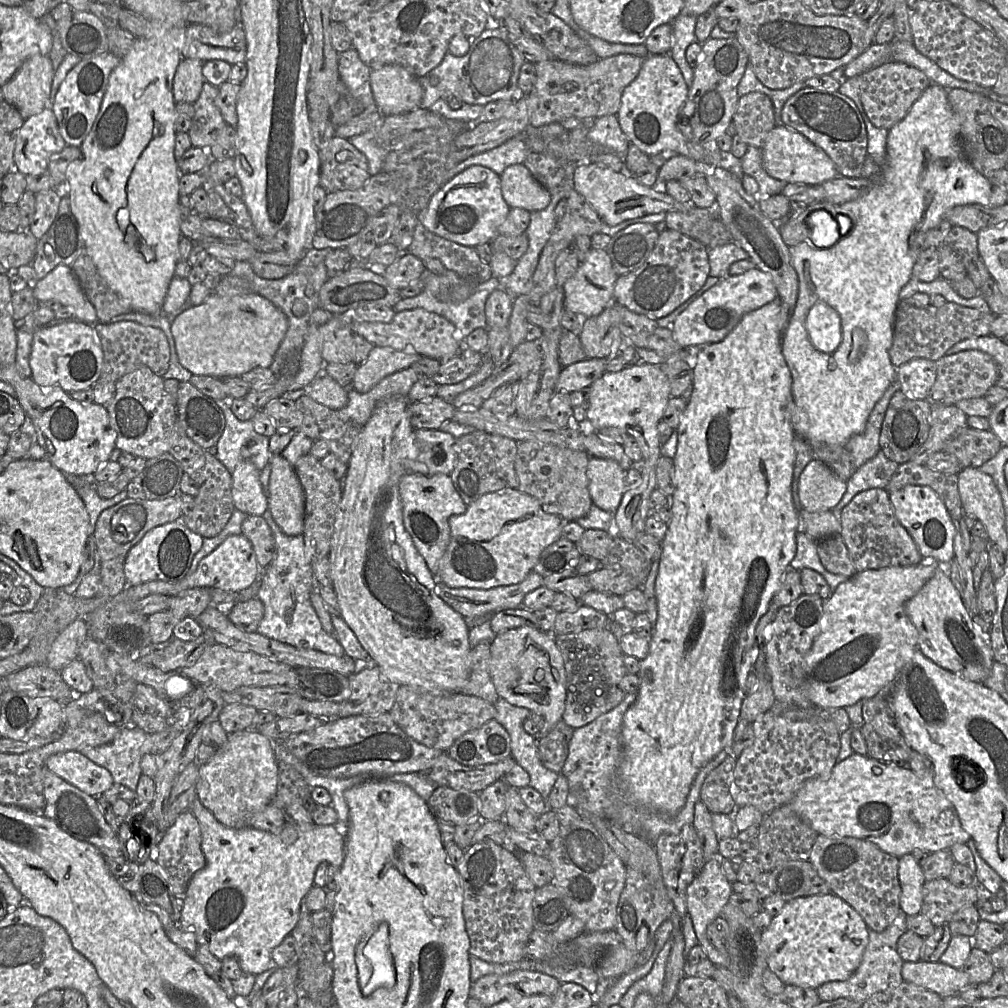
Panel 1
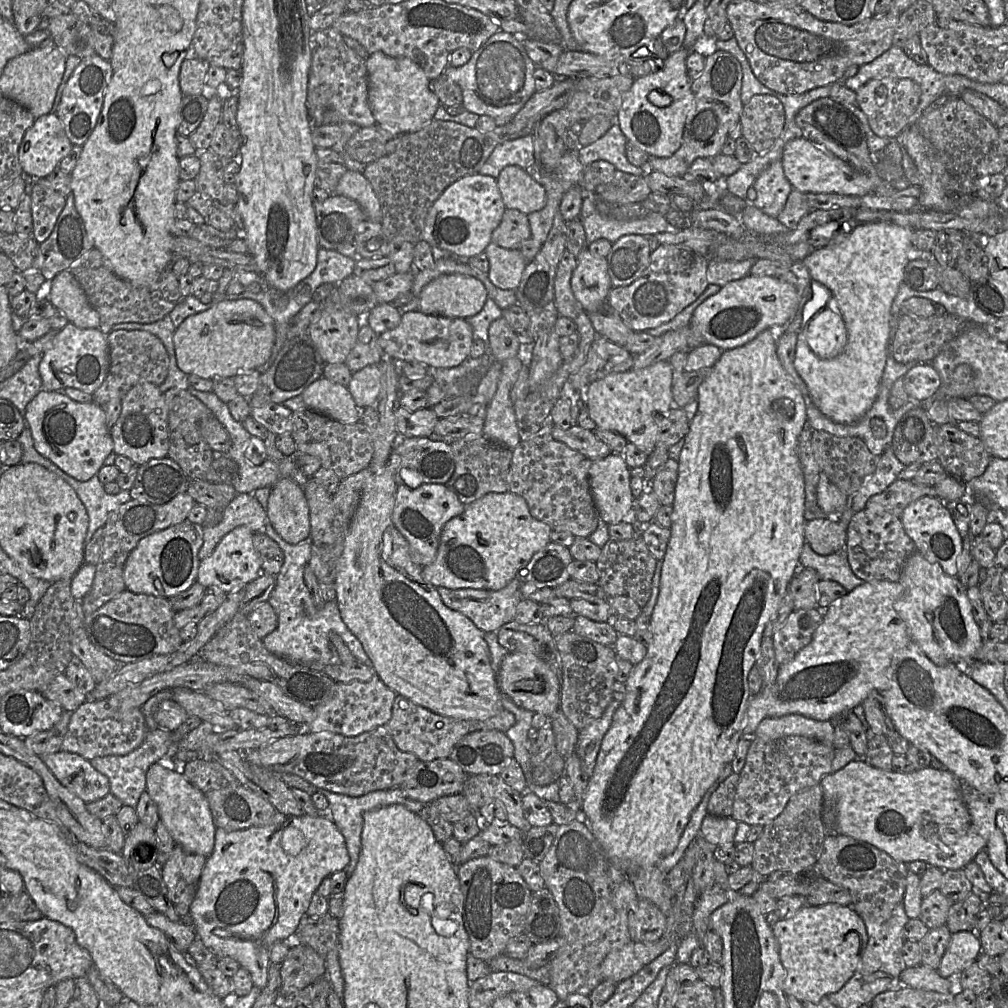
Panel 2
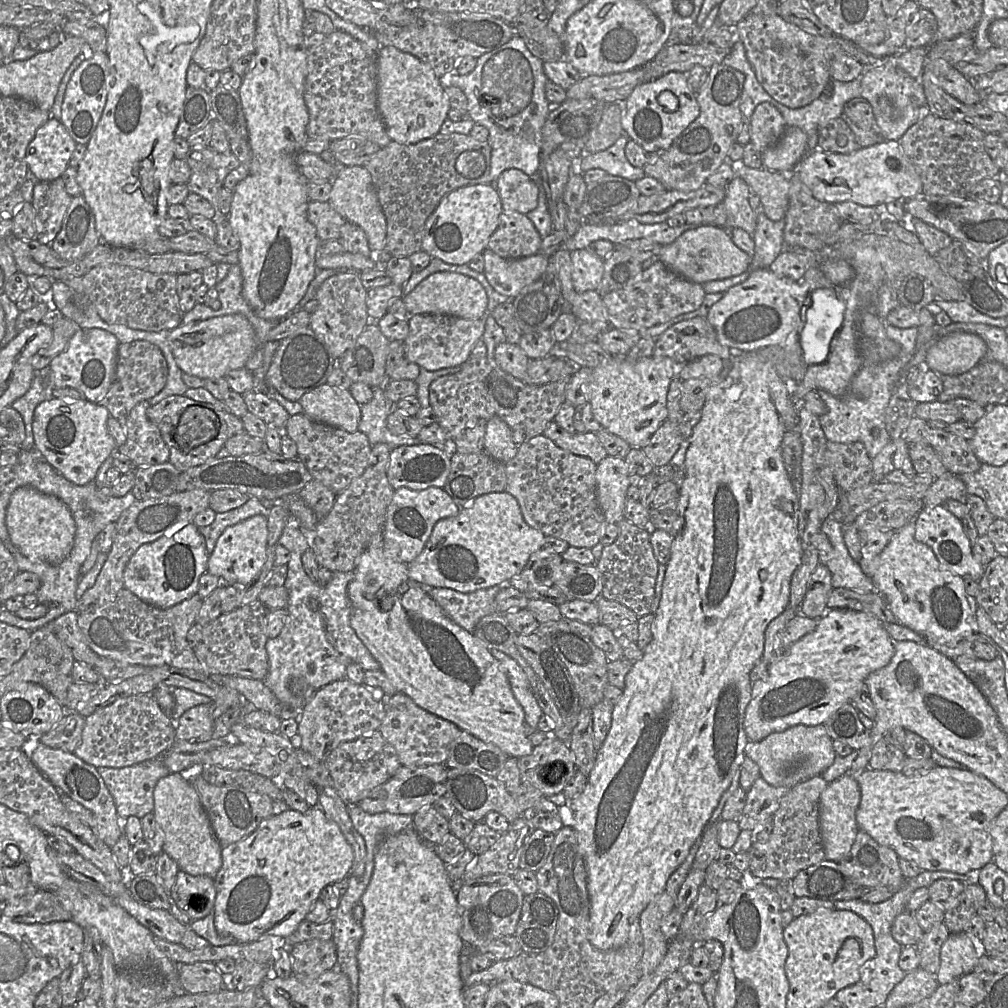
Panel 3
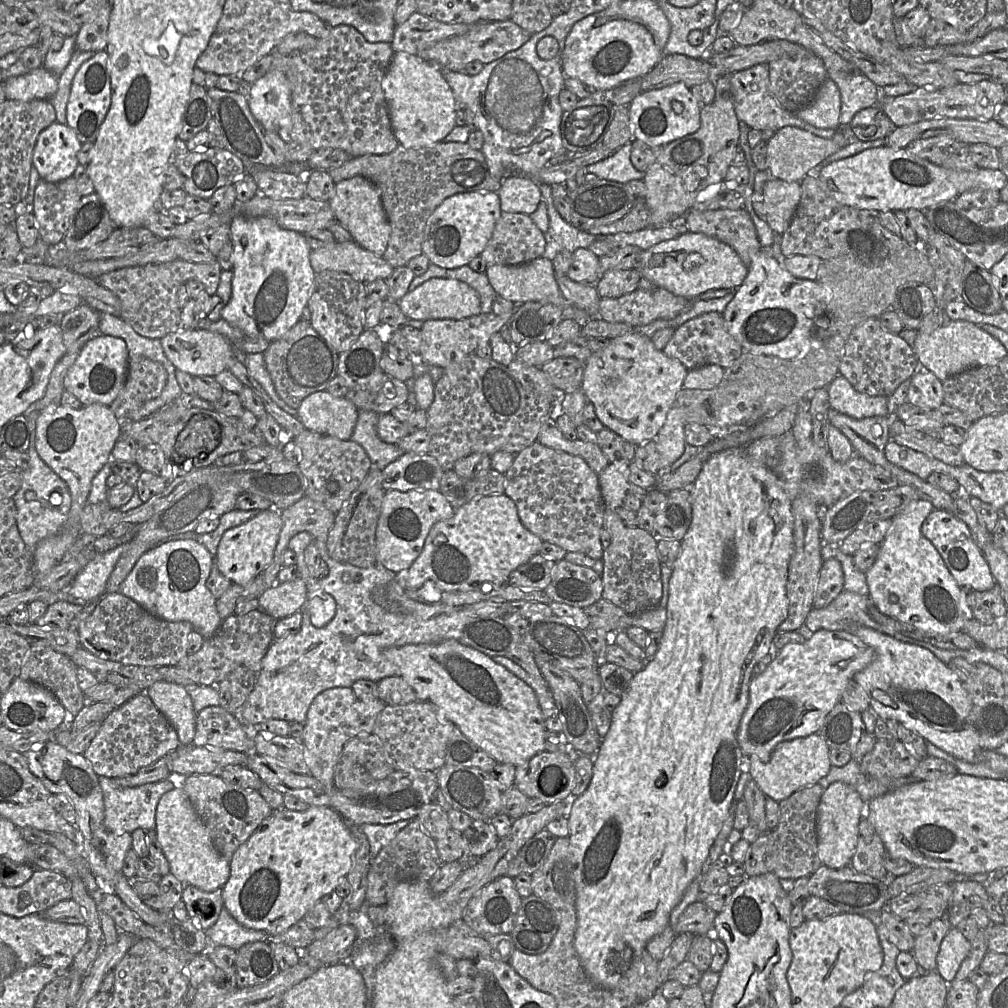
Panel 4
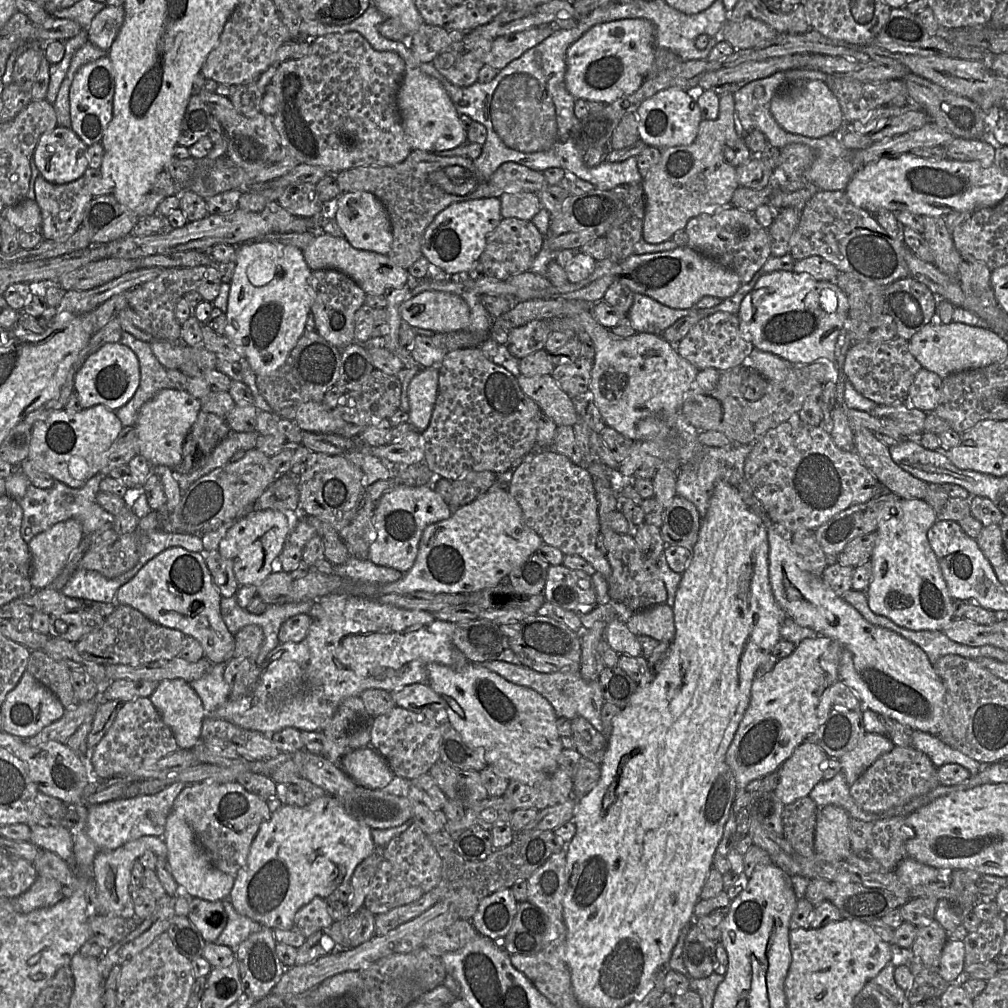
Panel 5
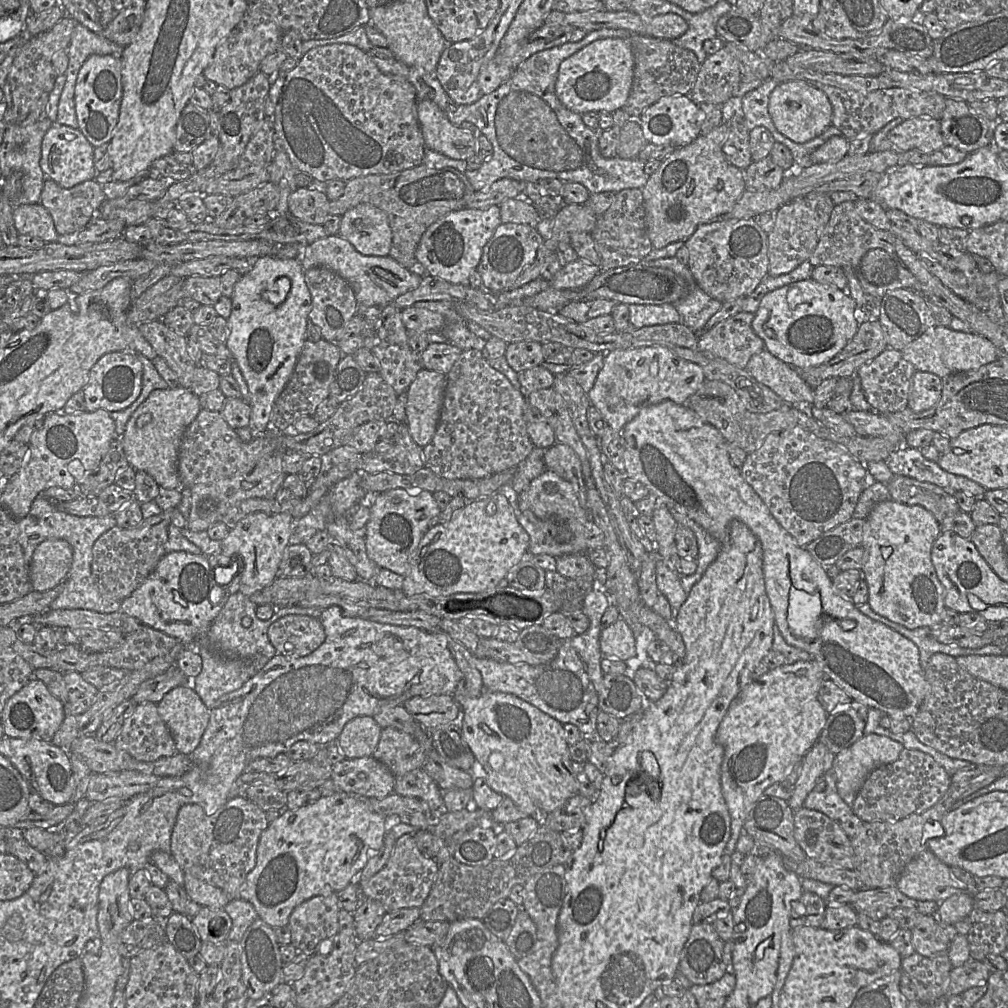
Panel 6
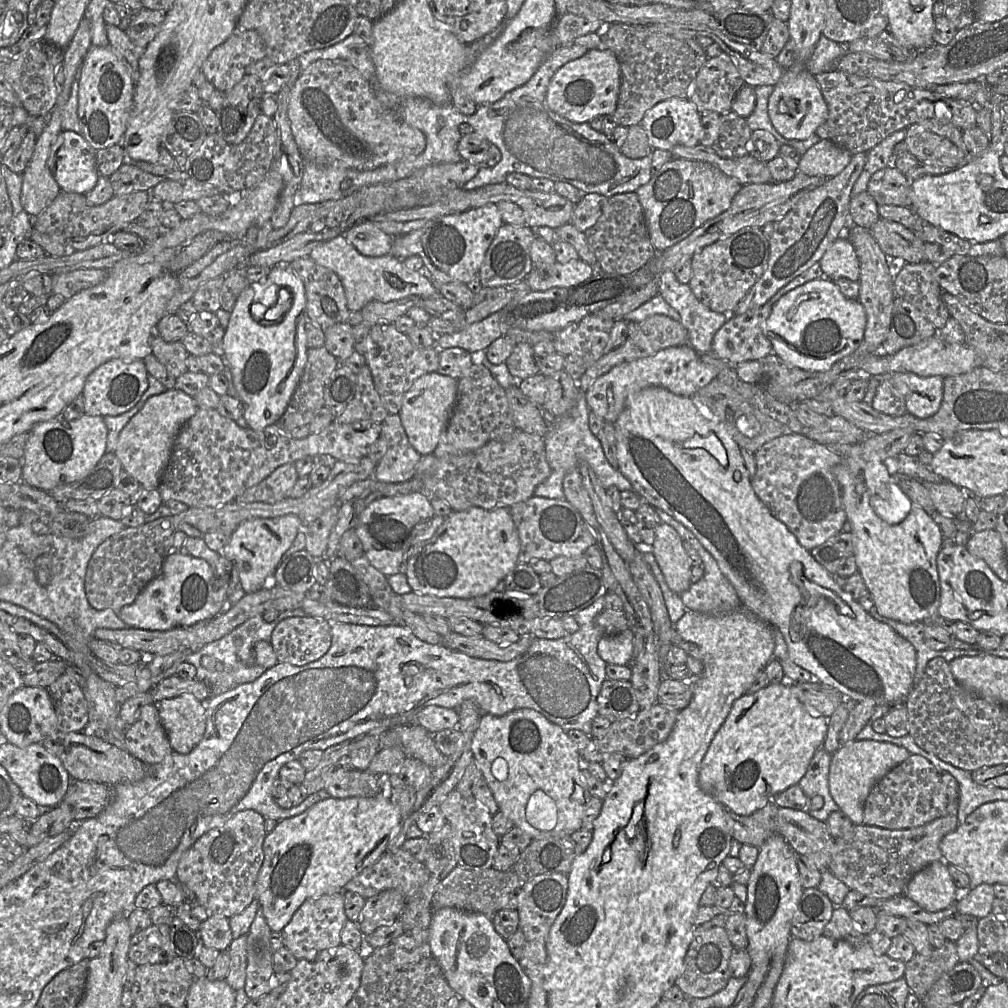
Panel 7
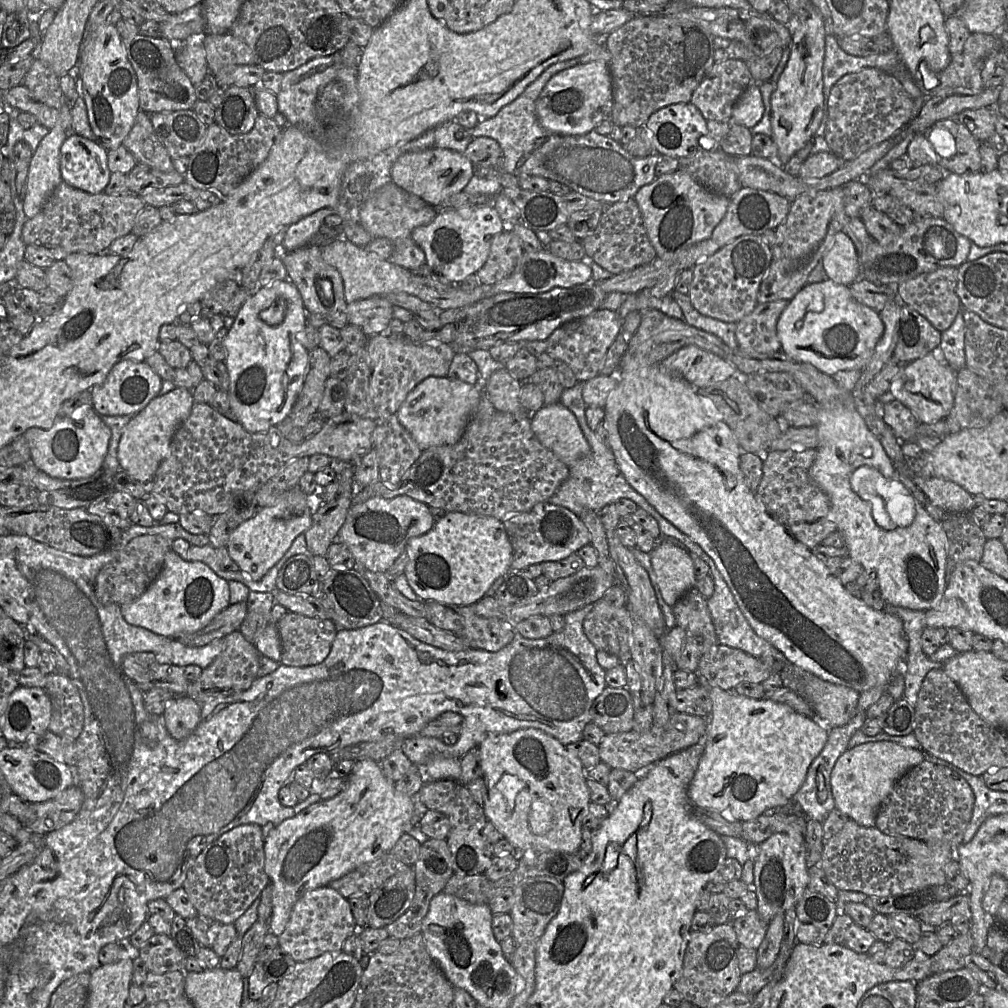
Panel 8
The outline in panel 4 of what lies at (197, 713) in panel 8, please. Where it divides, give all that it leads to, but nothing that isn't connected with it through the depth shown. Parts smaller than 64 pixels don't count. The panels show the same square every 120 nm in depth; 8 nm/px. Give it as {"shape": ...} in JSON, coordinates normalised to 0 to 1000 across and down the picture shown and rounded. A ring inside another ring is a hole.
{"shape":[[[157,676],[144,688],[174,722],[180,740],[191,740],[194,706],[183,681]]]}

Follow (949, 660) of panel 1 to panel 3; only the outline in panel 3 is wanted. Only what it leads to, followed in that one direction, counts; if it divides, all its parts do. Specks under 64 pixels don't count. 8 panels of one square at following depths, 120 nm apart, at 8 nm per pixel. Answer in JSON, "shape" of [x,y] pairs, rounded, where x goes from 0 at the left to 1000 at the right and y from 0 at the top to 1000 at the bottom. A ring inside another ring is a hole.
{"shape":[[[907,516],[888,527],[877,546],[862,560],[860,571],[865,575],[868,586],[878,593],[891,617],[916,631],[919,636],[940,638],[969,627],[968,614],[959,594],[956,574],[935,562],[925,545],[908,535]]]}

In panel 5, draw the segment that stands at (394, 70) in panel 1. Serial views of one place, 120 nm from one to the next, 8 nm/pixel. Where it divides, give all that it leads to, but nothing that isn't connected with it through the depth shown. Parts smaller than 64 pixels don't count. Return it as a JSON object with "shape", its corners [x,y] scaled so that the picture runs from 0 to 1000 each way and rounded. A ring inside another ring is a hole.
{"shape":[[[403,67],[394,91],[394,105],[403,139],[410,149],[438,151],[451,148],[463,140],[464,126],[460,126],[455,119],[443,91],[434,78],[416,67]]]}

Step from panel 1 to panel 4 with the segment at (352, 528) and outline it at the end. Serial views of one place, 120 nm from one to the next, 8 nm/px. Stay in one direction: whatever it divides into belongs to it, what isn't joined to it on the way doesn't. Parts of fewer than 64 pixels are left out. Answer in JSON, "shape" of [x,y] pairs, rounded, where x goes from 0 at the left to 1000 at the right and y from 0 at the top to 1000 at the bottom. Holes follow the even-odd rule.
{"shape":[[[450,634],[432,639],[387,642],[381,649],[395,661],[397,671],[410,683],[416,695],[431,698],[442,713],[495,758],[508,758],[513,761],[541,744],[542,713],[531,686],[484,650]]]}

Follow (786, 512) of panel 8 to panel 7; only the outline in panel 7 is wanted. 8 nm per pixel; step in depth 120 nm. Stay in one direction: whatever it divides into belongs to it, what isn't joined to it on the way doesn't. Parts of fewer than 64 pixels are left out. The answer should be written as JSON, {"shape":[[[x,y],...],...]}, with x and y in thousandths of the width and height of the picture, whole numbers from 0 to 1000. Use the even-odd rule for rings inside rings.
{"shape":[[[779,430],[748,449],[750,469],[745,474],[749,490],[778,519],[802,547],[831,530],[840,511],[834,483],[826,469],[835,452],[823,443],[794,430]]]}

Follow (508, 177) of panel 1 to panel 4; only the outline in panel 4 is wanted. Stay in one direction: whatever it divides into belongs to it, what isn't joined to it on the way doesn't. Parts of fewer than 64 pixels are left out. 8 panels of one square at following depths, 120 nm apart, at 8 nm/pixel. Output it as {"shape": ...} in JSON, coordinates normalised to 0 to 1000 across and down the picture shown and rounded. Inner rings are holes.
{"shape":[[[505,174],[494,189],[498,210],[526,213],[538,199],[535,183],[521,174]]]}

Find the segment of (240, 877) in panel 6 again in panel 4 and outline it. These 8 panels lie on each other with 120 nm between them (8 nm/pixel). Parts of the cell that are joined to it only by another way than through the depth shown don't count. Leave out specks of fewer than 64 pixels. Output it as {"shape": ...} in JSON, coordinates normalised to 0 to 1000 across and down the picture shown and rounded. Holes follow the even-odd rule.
{"shape":[[[214,768],[185,770],[182,784],[205,821],[211,838],[227,855],[237,839],[271,807],[271,803],[255,784],[226,777]]]}

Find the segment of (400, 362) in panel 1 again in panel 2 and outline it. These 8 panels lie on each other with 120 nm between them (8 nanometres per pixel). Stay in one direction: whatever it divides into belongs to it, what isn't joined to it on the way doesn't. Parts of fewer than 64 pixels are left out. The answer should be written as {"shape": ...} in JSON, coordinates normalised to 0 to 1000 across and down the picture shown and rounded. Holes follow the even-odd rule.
{"shape":[[[377,360],[365,362],[351,369],[344,384],[356,406],[369,403],[379,385]]]}

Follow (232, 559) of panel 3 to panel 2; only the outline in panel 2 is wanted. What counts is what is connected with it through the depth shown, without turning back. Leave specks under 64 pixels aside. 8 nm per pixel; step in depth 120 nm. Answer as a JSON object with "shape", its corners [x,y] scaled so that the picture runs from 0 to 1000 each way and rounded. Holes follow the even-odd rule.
{"shape":[[[237,522],[225,529],[211,548],[198,557],[194,577],[203,583],[215,581],[224,588],[242,583],[260,568],[260,556],[251,538],[252,528]]]}

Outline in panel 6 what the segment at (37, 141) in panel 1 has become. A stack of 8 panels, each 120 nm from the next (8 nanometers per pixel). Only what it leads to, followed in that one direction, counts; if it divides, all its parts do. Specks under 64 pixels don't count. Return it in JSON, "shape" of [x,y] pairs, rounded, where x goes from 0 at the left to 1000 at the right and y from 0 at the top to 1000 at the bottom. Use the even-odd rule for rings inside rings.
{"shape":[[[53,123],[41,143],[40,167],[47,178],[63,187],[71,187],[83,180],[93,179],[98,172],[93,165],[93,146],[78,128]]]}

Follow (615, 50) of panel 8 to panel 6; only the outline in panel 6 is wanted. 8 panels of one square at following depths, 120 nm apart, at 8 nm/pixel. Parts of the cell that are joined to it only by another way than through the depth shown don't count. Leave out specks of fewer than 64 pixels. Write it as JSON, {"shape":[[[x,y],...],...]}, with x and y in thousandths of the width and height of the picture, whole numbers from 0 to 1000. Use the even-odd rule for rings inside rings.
{"shape":[[[635,34],[623,39],[629,57],[629,70],[625,93],[617,106],[626,117],[632,117],[647,103],[659,95],[684,94],[691,78],[695,63],[686,50],[680,49],[661,38]]]}

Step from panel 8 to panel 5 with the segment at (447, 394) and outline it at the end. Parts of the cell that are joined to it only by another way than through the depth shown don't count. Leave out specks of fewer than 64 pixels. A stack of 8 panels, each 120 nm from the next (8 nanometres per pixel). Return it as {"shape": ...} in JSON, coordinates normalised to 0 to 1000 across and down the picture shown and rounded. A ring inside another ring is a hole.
{"shape":[[[435,364],[420,365],[406,381],[405,397],[407,407],[405,419],[416,430],[420,430],[427,421],[435,393],[435,386]]]}

